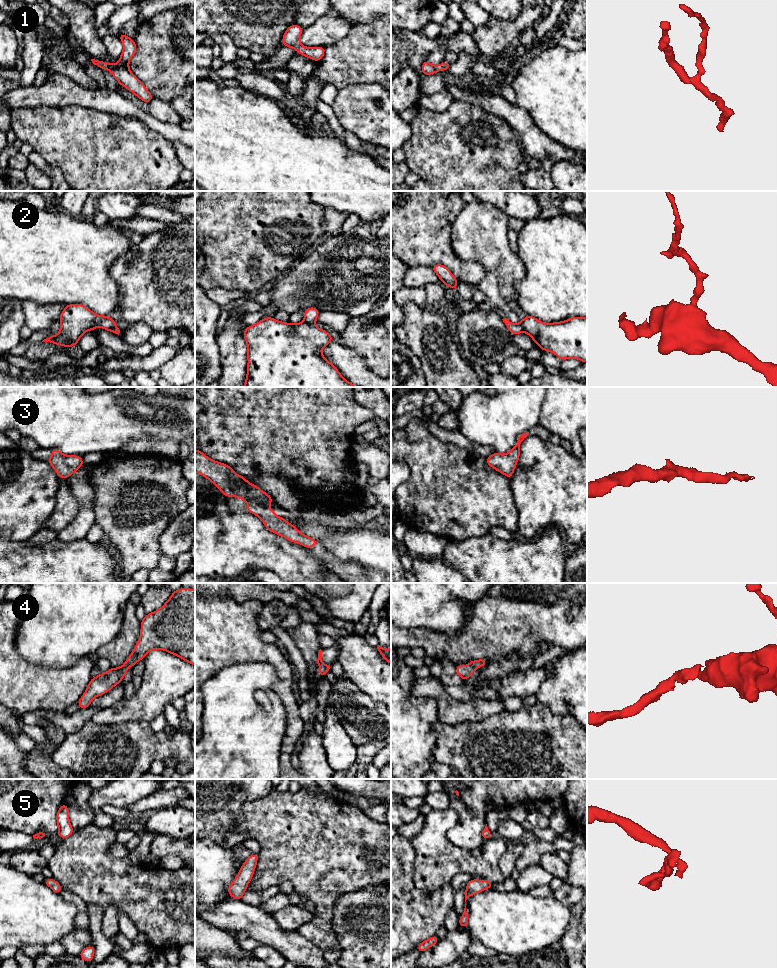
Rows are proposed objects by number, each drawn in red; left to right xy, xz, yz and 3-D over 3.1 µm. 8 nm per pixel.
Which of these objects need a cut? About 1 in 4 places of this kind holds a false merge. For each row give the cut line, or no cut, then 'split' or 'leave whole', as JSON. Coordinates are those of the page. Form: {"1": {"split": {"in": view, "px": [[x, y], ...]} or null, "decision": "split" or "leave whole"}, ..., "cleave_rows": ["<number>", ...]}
{"1": {"split": null, "decision": "leave whole"}, "2": {"split": {"in": "xz", "px": [[304, 320], [313, 325]]}, "decision": "split"}, "3": {"split": null, "decision": "leave whole"}, "4": {"split": null, "decision": "leave whole"}, "5": {"split": null, "decision": "leave whole"}, "cleave_rows": ["2"]}

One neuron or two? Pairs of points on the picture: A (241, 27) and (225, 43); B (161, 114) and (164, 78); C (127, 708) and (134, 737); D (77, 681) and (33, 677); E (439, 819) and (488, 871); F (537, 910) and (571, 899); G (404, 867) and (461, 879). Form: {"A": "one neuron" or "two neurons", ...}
{"A": "two neurons", "B": "two neurons", "C": "two neurons", "D": "one neuron", "E": "one neuron", "F": "two neurons", "G": "two neurons"}

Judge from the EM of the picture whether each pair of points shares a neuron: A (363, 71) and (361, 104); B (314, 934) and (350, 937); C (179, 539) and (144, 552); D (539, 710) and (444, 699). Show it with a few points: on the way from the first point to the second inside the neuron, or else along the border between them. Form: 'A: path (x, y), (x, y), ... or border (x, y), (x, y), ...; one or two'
A: border (380, 83), (355, 83), (340, 89); two
B: border (332, 913), (332, 928), (340, 947), (339, 957); two
C: border (168, 524), (159, 538), (161, 555); two
D: border (504, 709), (483, 720); two

